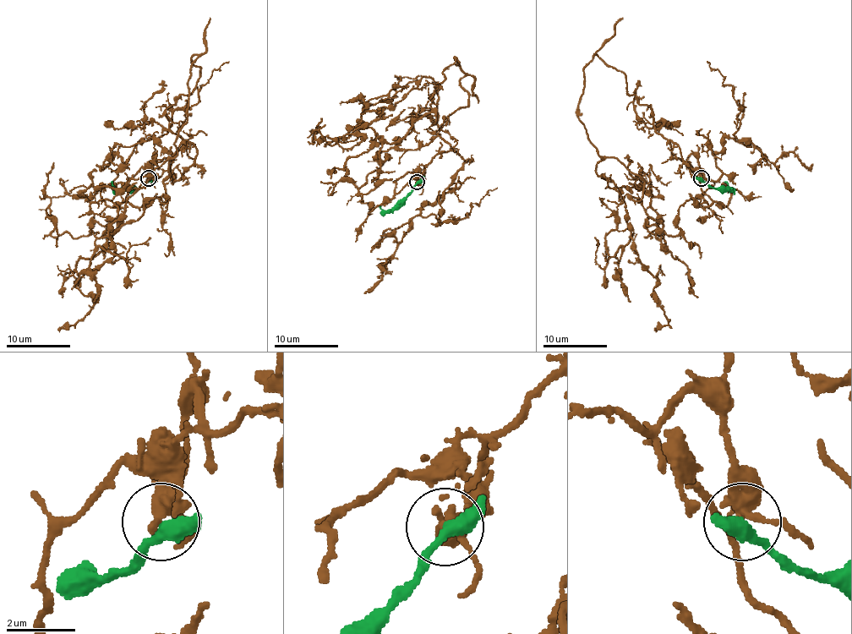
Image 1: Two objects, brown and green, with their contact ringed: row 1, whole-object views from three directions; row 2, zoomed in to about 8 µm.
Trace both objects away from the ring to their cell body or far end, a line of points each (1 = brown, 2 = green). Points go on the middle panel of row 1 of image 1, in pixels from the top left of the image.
1: (417, 182), (468, 106), (456, 59), (433, 125), (390, 144), (328, 144), (321, 118)
2: (417, 182), (390, 209), (384, 210), (380, 204)

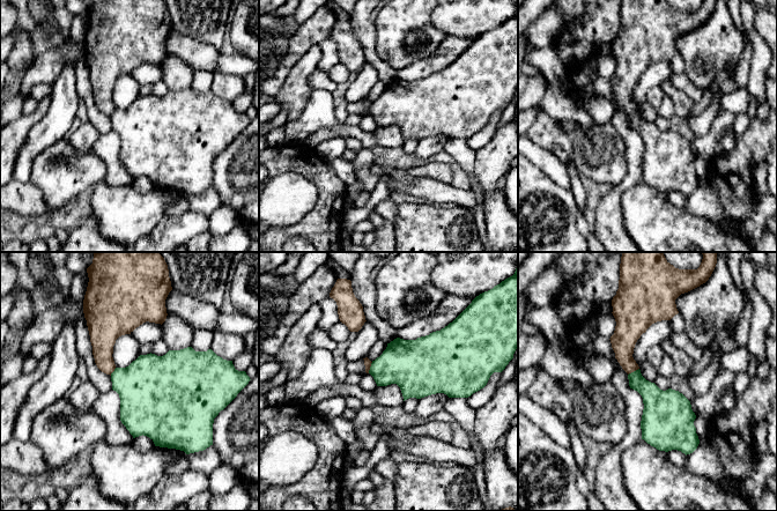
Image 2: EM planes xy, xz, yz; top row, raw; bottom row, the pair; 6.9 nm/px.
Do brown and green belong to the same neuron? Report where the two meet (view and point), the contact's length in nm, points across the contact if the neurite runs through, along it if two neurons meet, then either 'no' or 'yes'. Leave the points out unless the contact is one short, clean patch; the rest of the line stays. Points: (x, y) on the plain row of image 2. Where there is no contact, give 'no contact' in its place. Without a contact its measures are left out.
xz (369, 109) | 90 nm | along xz (372, 103), (368, 113) | no

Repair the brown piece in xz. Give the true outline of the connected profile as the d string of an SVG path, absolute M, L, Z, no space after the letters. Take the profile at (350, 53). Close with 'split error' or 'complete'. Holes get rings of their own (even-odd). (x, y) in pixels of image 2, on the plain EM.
M338 20L330 34L330 38L336 43L340 62L350 73L358 73L367 61L363 47L353 34L352 22Z | complete

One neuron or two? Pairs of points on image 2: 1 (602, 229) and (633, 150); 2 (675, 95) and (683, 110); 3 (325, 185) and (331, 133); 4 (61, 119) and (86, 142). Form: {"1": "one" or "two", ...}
{"1": "one", "2": "one", "3": "two", "4": "two"}

